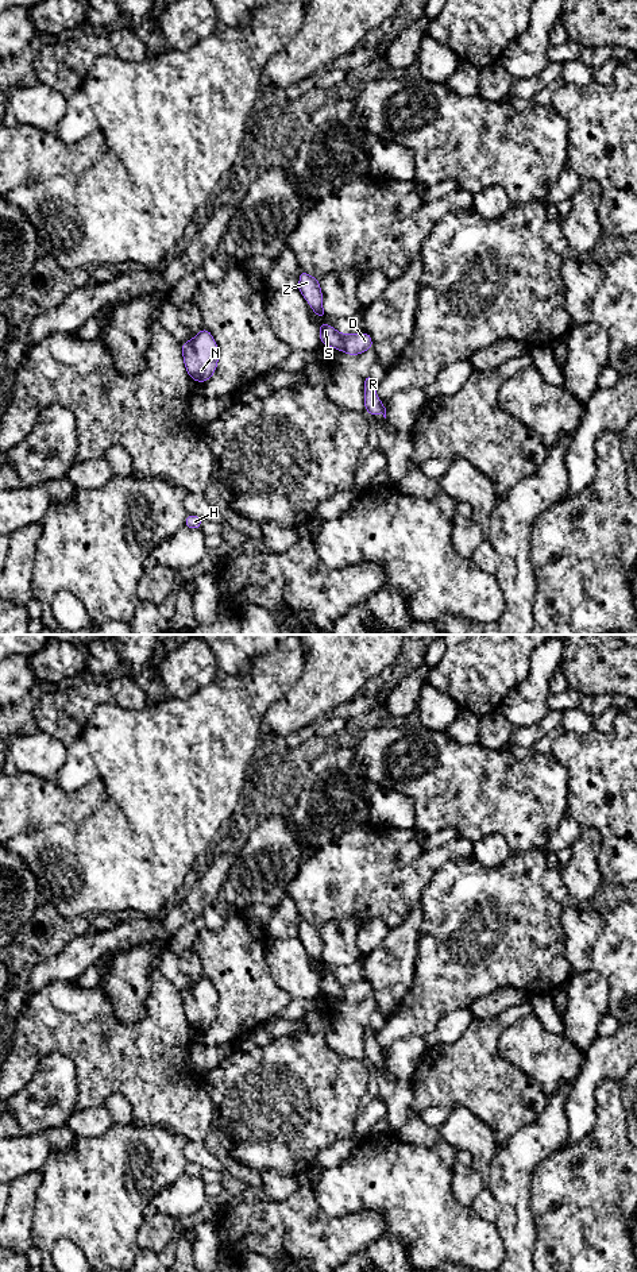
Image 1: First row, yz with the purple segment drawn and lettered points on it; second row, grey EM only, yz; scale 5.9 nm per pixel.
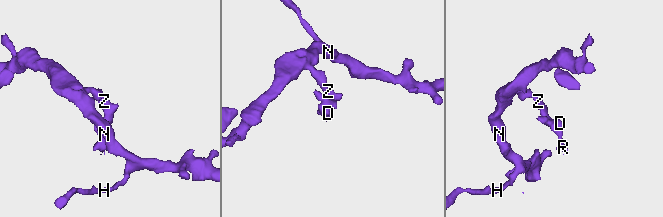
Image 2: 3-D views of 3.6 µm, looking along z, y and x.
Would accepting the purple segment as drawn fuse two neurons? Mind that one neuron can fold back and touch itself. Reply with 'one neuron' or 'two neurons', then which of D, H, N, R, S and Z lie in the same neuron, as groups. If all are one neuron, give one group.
two neurons | D R / H N S Z

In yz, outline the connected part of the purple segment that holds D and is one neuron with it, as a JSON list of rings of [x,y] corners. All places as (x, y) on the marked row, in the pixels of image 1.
[[[366,331],[358,335],[351,335],[351,334],[343,335],[341,351],[348,355],[359,355],[372,347],[374,347],[374,343],[371,340],[371,336]]]

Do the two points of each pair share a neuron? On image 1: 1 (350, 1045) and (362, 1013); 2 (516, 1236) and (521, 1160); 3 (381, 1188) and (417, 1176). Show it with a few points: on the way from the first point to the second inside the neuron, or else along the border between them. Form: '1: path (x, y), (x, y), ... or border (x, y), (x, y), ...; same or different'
1: path (350, 1037), (350, 1025), (354, 1021); same
2: path (518, 1217), (518, 1179); same
3: path (390, 1183), (408, 1183); same

